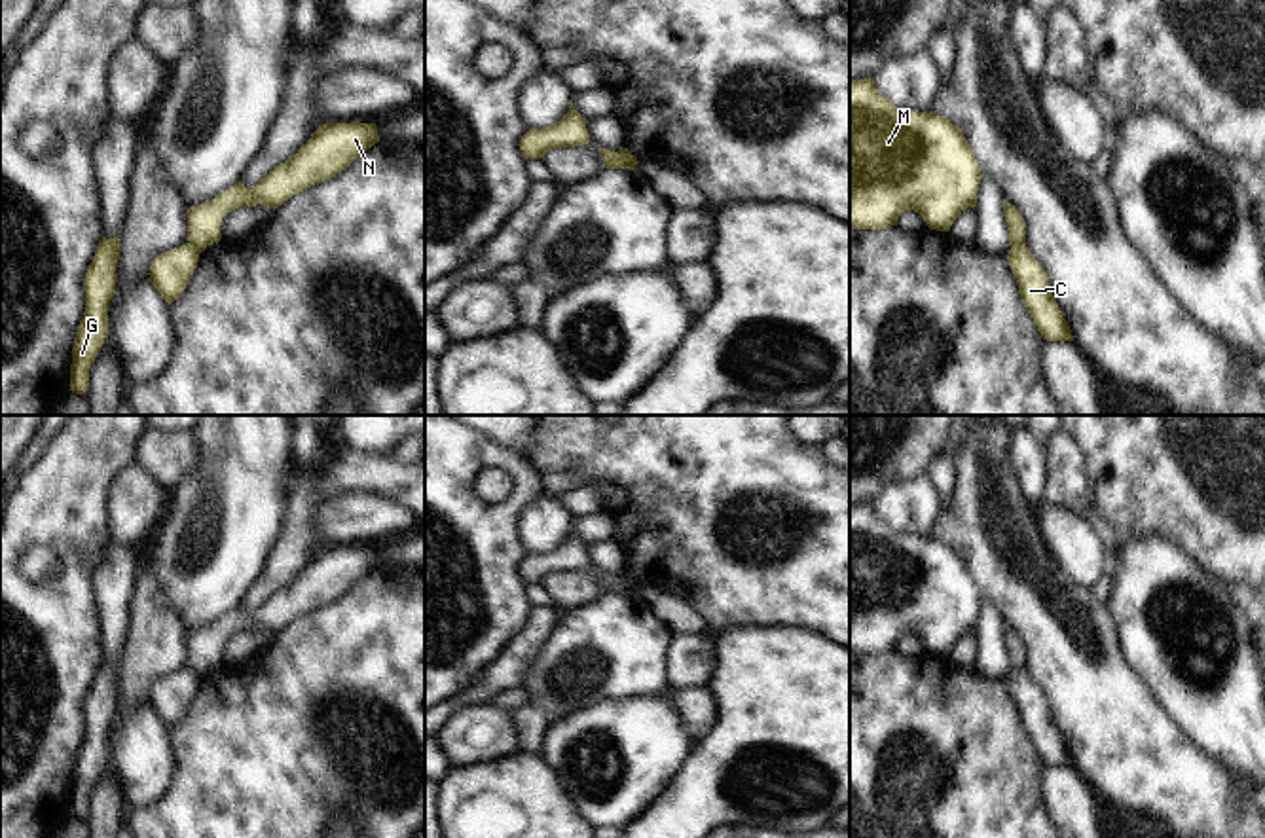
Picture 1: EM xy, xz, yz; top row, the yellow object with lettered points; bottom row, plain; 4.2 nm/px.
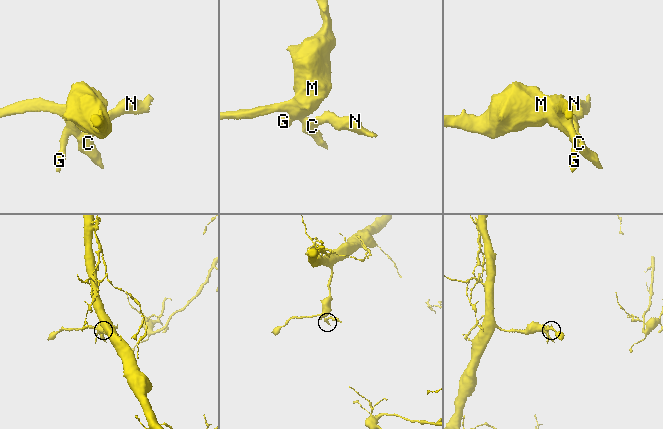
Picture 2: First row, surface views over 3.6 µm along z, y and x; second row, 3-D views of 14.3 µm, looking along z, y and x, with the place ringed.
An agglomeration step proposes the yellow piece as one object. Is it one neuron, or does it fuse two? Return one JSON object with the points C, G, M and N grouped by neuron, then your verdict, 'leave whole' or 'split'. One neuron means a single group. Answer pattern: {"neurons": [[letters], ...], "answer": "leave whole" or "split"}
{"neurons": [["C", "G", "M"], ["N"]], "answer": "split"}

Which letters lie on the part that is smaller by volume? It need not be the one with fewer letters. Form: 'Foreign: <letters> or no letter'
Foreign: N.

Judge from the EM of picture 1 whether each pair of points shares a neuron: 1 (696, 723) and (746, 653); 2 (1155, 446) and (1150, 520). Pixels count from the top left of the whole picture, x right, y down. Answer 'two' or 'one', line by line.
1: two
2: one

